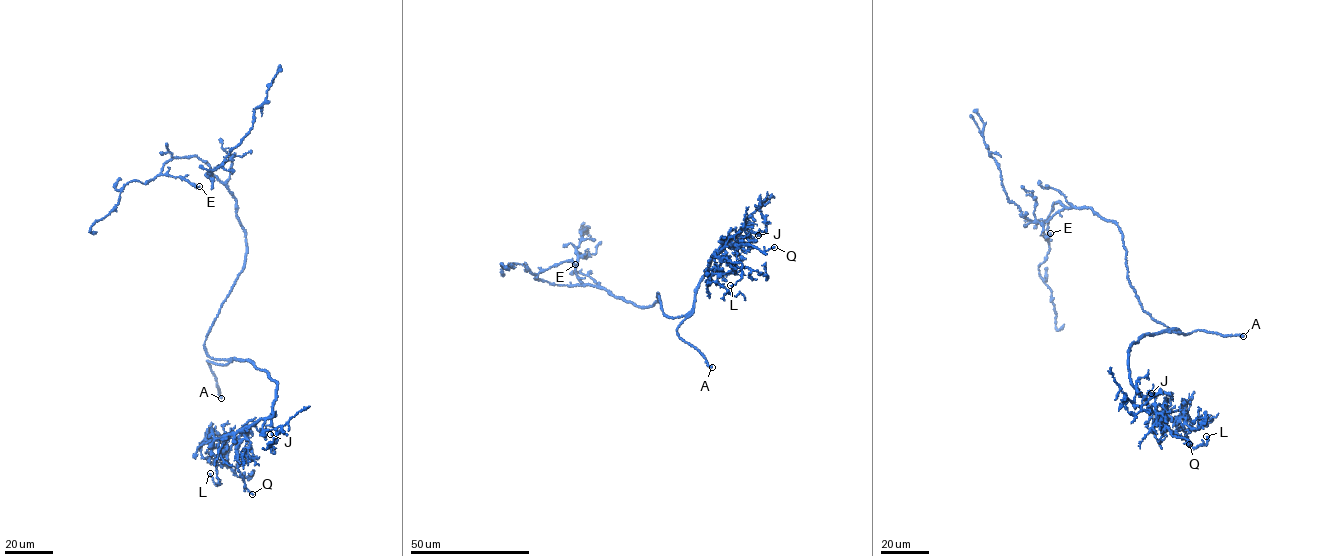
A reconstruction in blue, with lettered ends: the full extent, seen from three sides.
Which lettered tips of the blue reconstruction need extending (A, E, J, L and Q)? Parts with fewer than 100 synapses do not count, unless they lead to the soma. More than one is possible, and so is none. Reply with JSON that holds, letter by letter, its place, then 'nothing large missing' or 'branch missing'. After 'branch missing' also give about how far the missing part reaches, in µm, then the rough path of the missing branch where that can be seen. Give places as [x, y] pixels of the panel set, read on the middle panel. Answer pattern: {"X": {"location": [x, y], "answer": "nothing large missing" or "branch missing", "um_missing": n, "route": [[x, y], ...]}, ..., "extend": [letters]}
{"A": {"location": [712, 367], "answer": "branch missing", "um_missing": 30, "route": [[712, 367], [735, 375], [740, 375], [741, 370], [746, 371], [749, 380]]}, "E": {"location": [575, 264], "answer": "nothing large missing"}, "J": {"location": [758, 235], "answer": "nothing large missing"}, "L": {"location": [730, 285], "answer": "nothing large missing"}, "Q": {"location": [774, 247], "answer": "nothing large missing"}, "extend": ["A"]}

